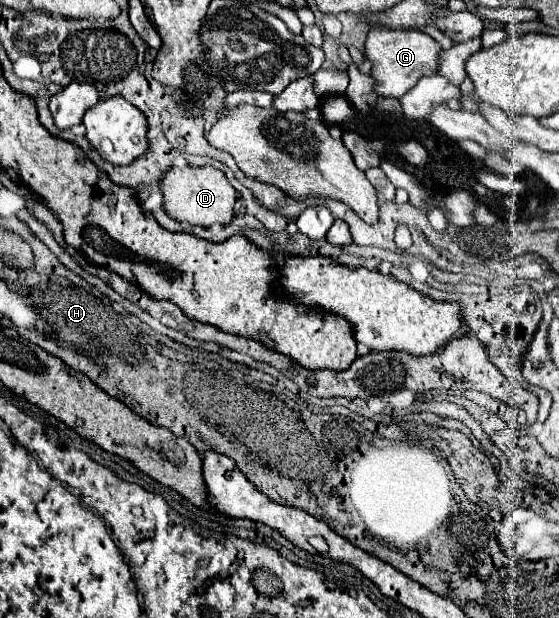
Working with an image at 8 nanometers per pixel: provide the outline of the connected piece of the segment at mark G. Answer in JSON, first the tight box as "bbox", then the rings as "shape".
{"bbox":[364,28,440,98],"shape":[[[372,28],[366,38],[364,58],[372,62],[370,76],[374,80],[374,92],[384,98],[404,96],[404,92],[408,92],[420,78],[436,74],[440,52],[440,46],[424,32]]]}

